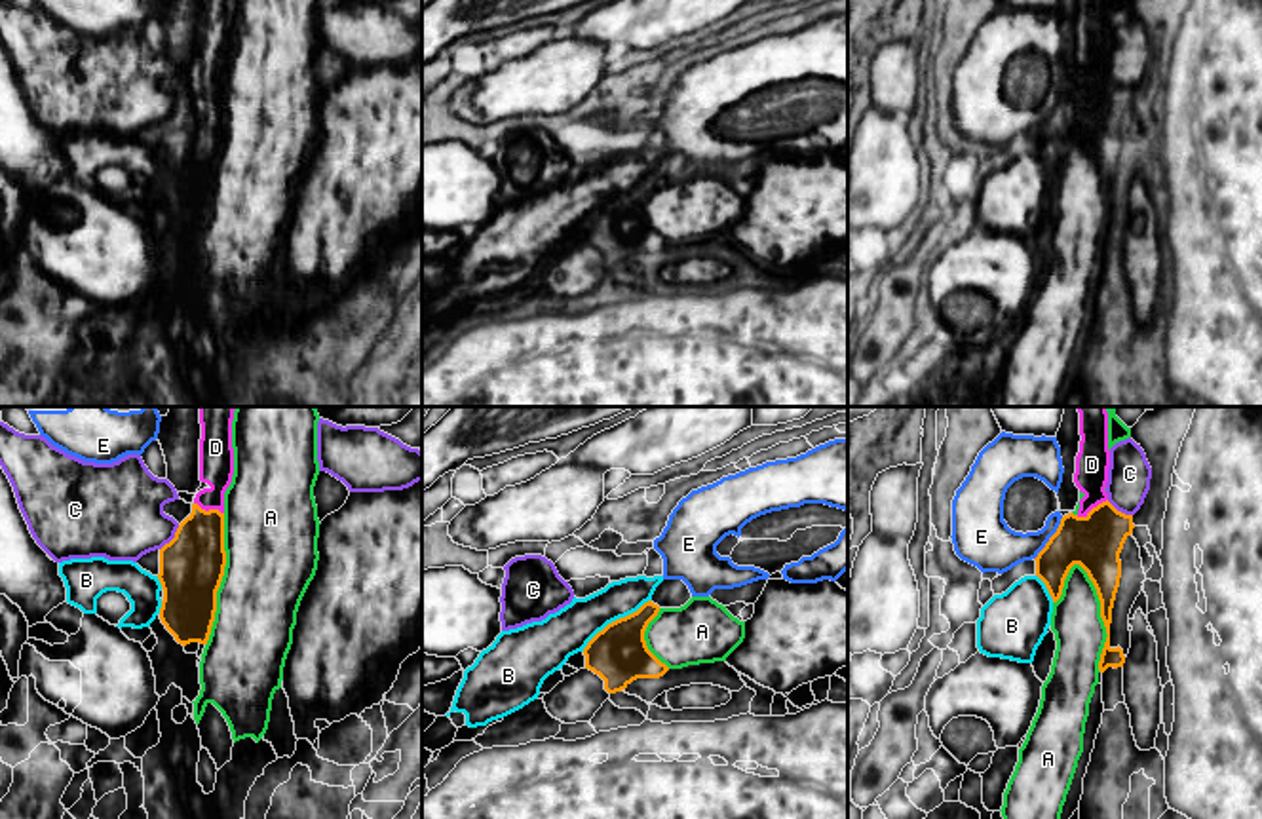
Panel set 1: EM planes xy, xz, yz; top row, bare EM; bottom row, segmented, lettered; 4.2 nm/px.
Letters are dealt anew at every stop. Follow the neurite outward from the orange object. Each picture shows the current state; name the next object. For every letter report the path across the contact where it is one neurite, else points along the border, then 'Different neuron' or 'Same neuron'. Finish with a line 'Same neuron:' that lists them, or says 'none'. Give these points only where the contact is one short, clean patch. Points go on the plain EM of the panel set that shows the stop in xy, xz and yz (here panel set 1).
A: Different neuron
B: Boundary: xz (650, 173), (609, 196), (582, 225). Different neuron
C: Boundary: xy (179, 99), (160, 124). Different neuron
D: Path across: yz (1093, 116), (1093, 82), (1091, 38). Same neuron
E: Boundary: yz (1063, 92), (1034, 133). Different neuron
Same neuron: D

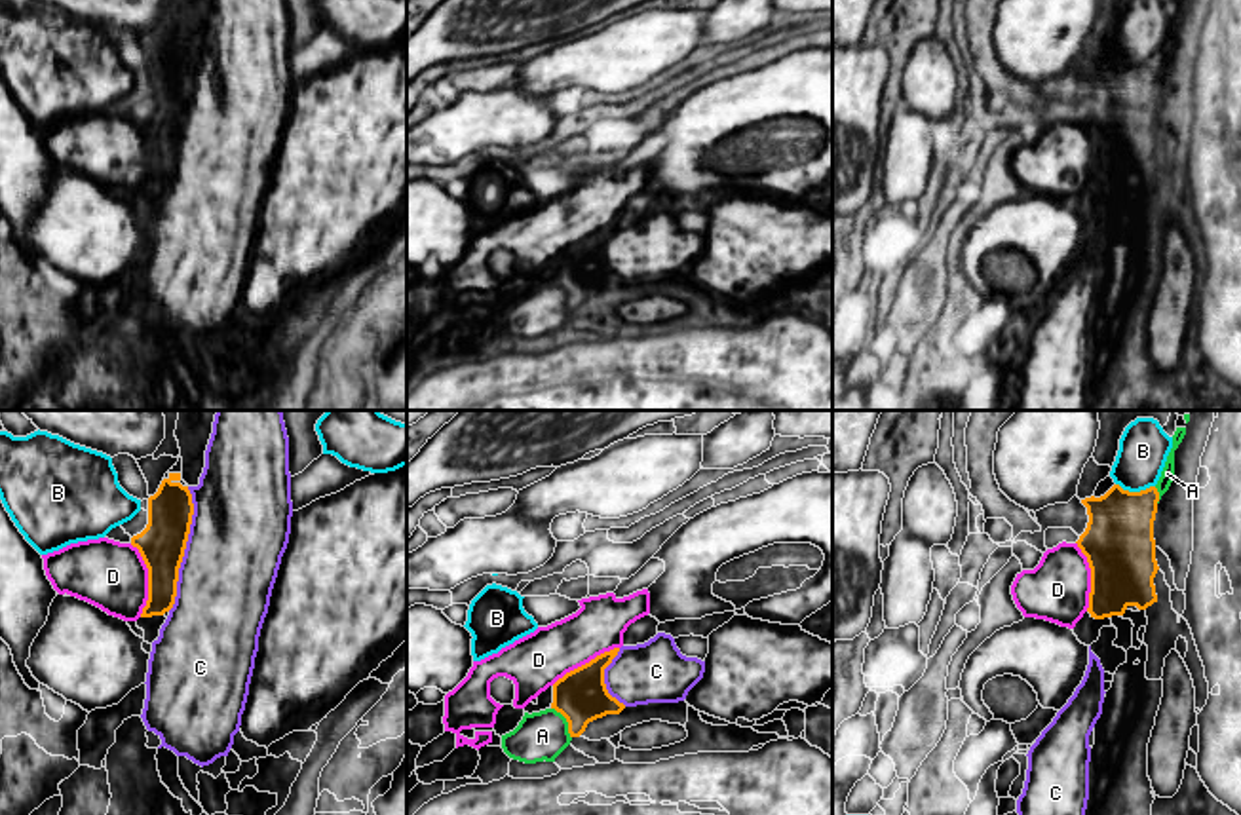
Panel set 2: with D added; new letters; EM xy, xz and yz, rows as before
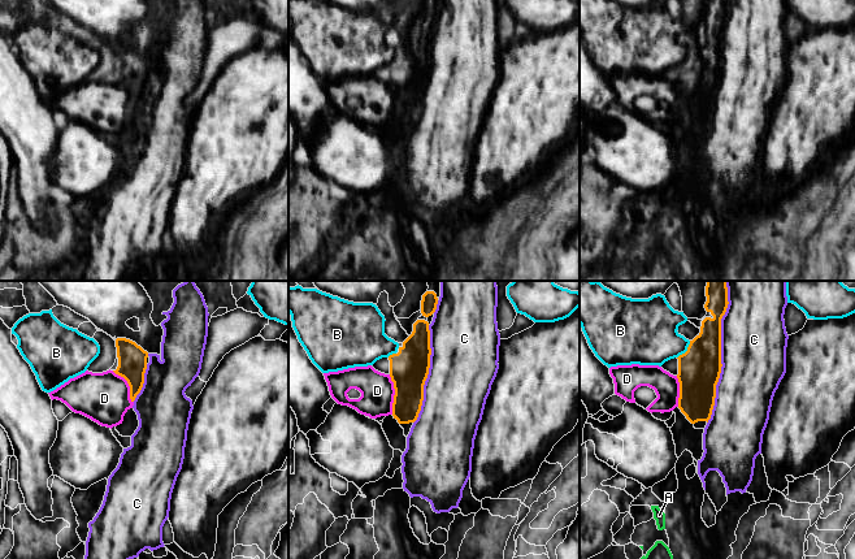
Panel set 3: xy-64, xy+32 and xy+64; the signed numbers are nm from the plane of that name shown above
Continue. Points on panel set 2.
A: Boundary: xz (552, 282), (565, 293), (571, 312). Different neuron
B: Boundary: yz (1116, 57), (1129, 65), (1154, 61). Different neuron
C: Different neuron
D: Boundary: xy (130, 118), (137, 124), (147, 143), (147, 179), (141, 190). Different neuron
Same neuron: none

